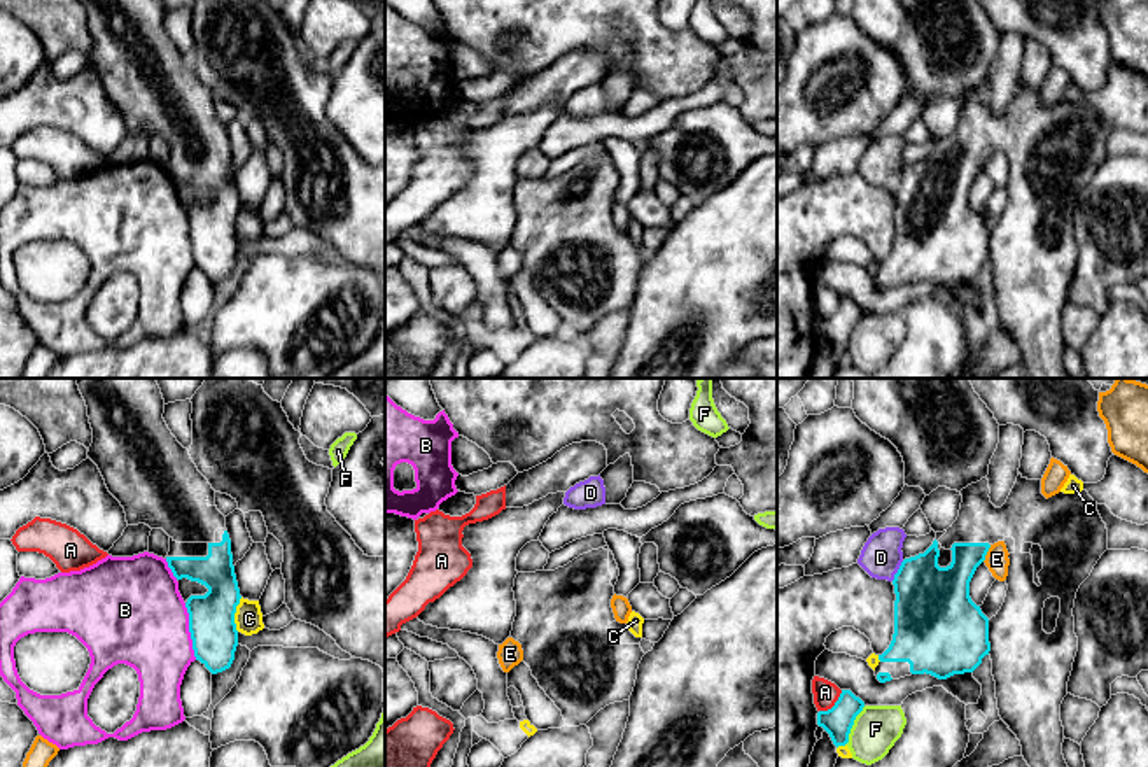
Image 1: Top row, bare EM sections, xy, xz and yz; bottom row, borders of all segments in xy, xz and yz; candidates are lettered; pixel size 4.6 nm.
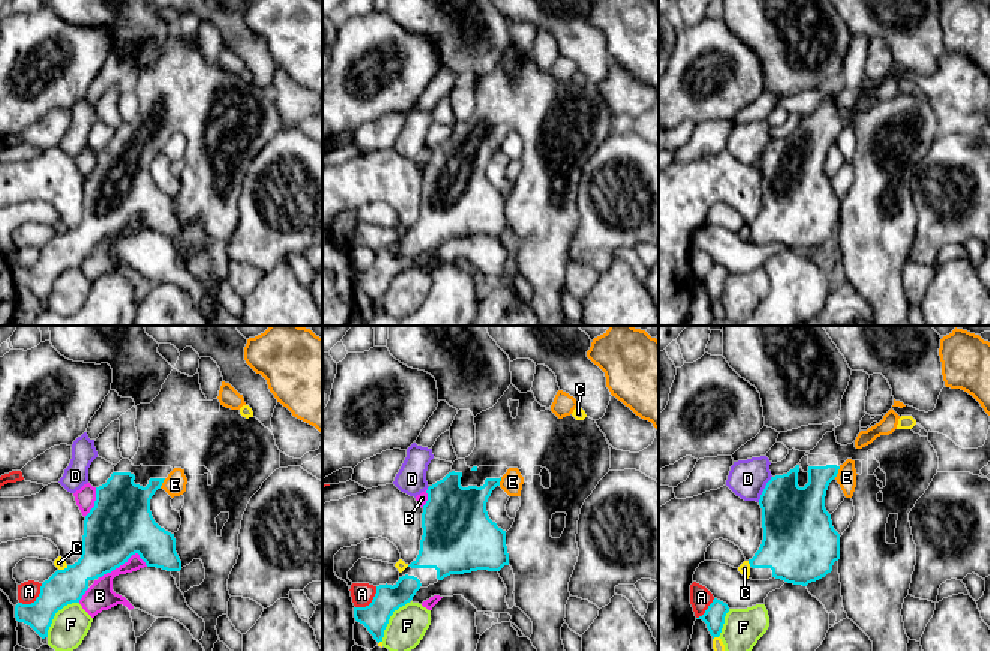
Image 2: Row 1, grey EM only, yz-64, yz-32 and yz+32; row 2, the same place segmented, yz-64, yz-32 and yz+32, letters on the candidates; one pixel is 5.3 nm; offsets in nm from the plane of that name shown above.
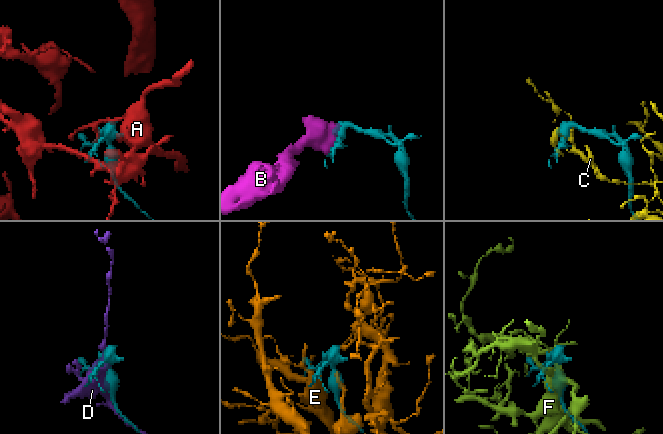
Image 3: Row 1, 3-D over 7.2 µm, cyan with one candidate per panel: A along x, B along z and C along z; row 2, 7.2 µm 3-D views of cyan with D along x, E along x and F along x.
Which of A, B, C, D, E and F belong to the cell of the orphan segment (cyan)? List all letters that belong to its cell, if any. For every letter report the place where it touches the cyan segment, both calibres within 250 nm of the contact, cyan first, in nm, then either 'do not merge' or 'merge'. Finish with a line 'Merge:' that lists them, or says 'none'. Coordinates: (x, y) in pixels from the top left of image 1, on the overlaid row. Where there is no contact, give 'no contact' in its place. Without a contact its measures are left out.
A: yz (835, 704) | 140/110 nm | do not merge
B: xy (189, 631) | 220/440 nm | do not merge
C: xy (233, 615) | 220/130 nm | do not merge
D: yz (898, 571) | 360/190 nm | do not merge
E: yz (986, 554) | 220/110 nm | do not merge
F: yz (853, 724) | 140/220 nm | do not merge
Merge: none

